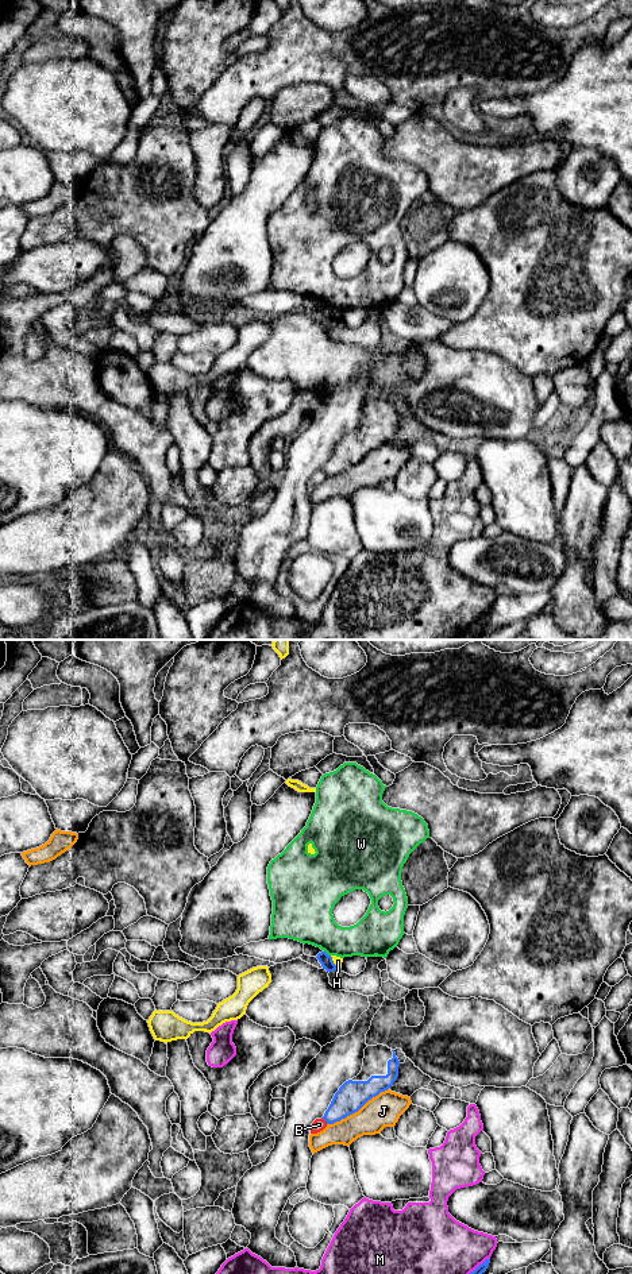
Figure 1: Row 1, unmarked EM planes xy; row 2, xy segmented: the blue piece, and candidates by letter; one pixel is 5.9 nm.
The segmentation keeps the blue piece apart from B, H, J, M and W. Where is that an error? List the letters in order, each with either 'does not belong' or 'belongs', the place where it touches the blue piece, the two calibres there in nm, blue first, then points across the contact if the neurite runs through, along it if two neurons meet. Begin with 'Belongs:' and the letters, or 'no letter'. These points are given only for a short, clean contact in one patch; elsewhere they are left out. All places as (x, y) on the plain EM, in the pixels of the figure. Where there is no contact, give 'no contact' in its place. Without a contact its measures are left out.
Belongs: no letter
B: does not belong; contact xy (324, 471); calibres 180 and 80 nm
H: does not belong; contact xy (332, 315); calibres 70 and 50 nm; border xy (330, 308), (339, 320)
J: does not belong; contact xy (357, 463); calibres 180 and 190 nm
M: does not belong; contact xy (477, 620); calibres 50 and 440 nm
W: does not belong; contact xy (326, 305); calibres 70 and 300 nm

